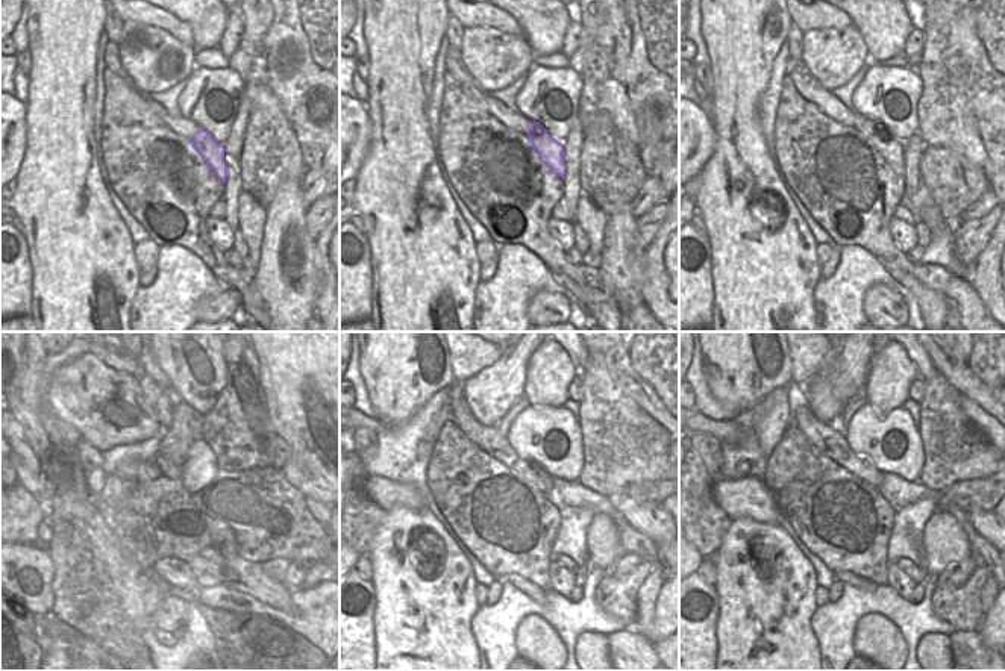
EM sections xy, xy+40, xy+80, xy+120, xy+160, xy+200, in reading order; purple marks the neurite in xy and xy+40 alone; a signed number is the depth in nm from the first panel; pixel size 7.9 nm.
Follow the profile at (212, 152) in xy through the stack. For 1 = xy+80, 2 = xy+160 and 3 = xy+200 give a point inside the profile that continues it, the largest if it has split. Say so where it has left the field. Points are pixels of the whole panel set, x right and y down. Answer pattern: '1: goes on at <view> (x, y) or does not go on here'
1: goes on at xy+80 (890, 149)
2: goes on at xy+160 (487, 438)
3: goes on at xy+200 (825, 438)

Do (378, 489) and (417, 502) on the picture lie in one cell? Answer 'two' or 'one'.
one

